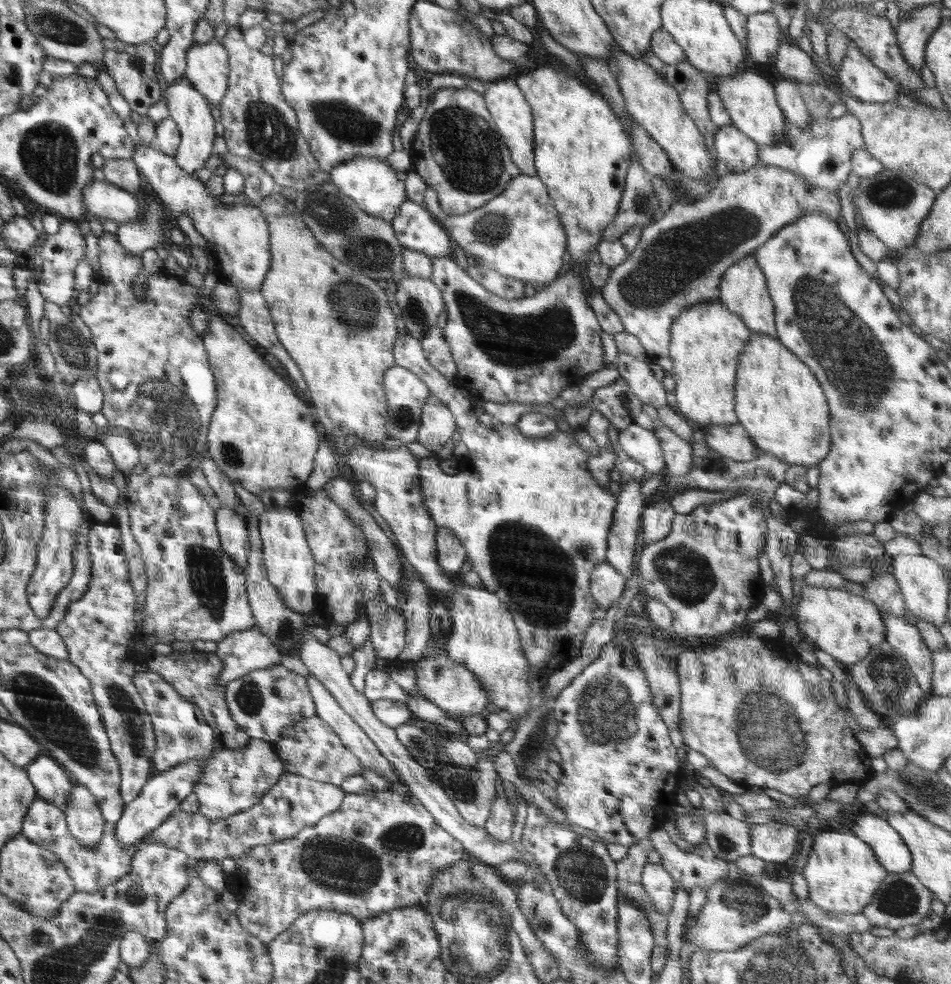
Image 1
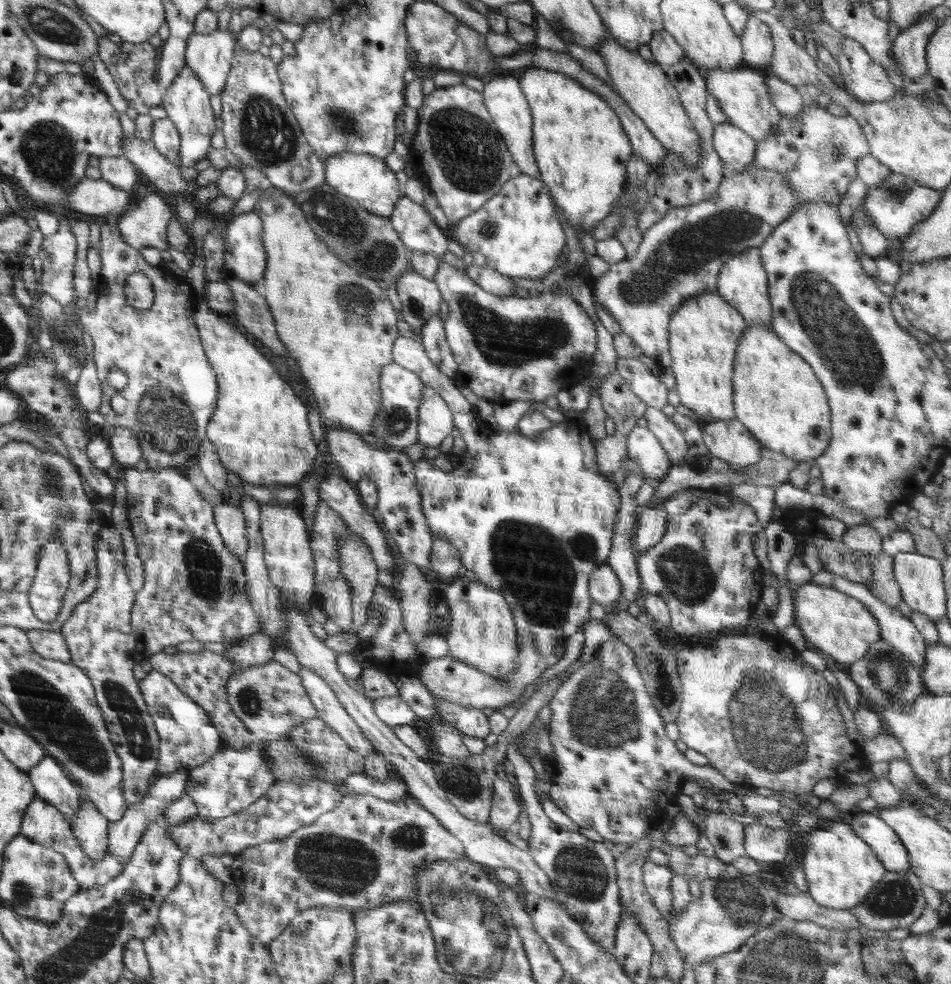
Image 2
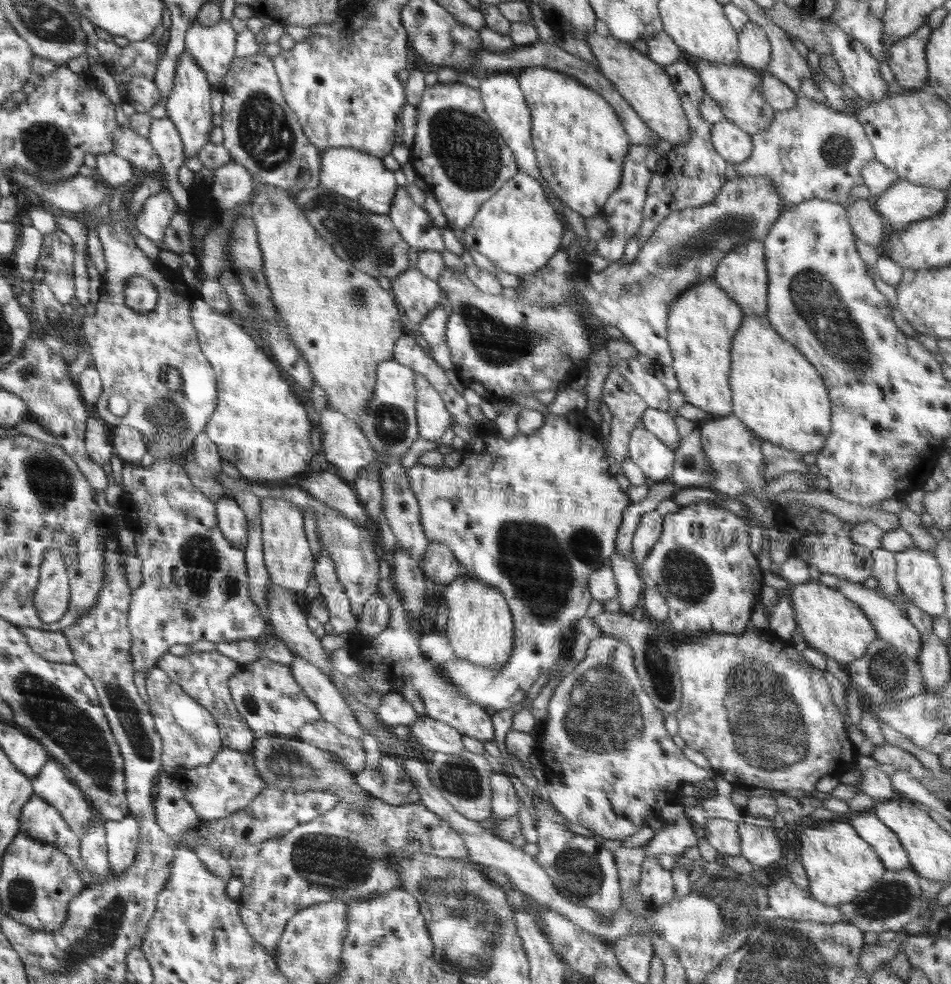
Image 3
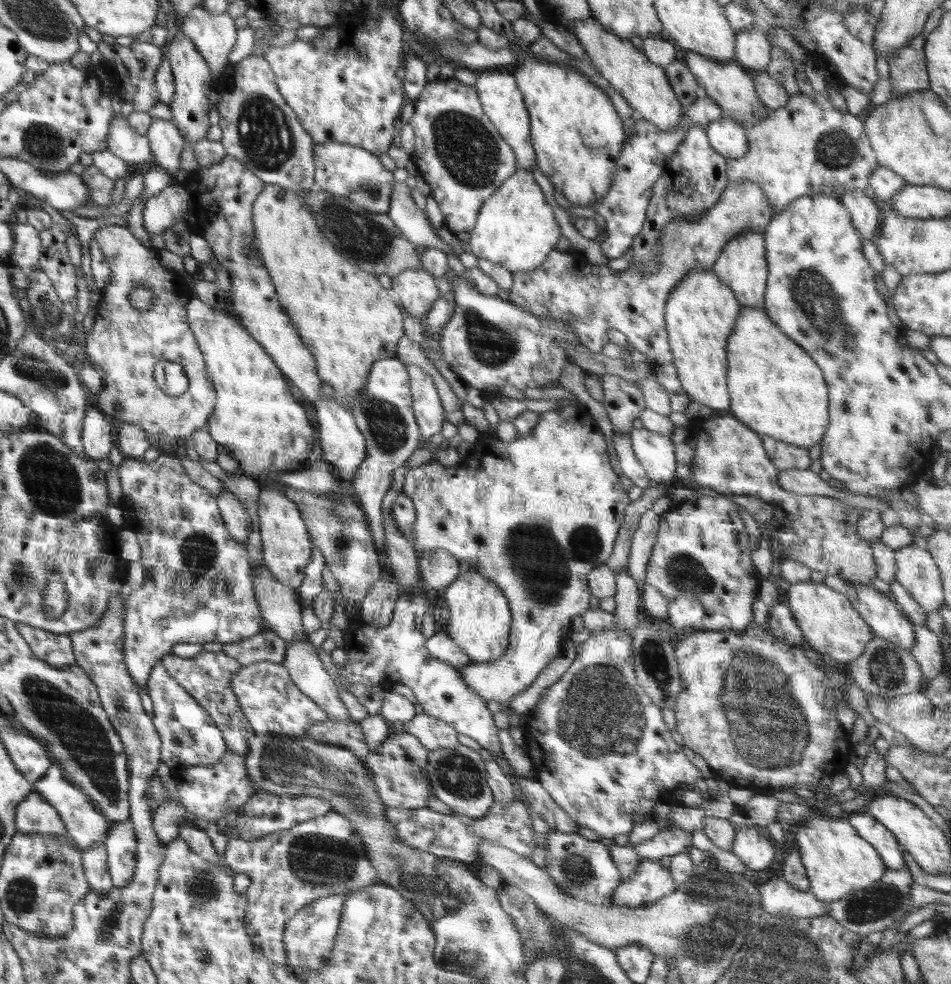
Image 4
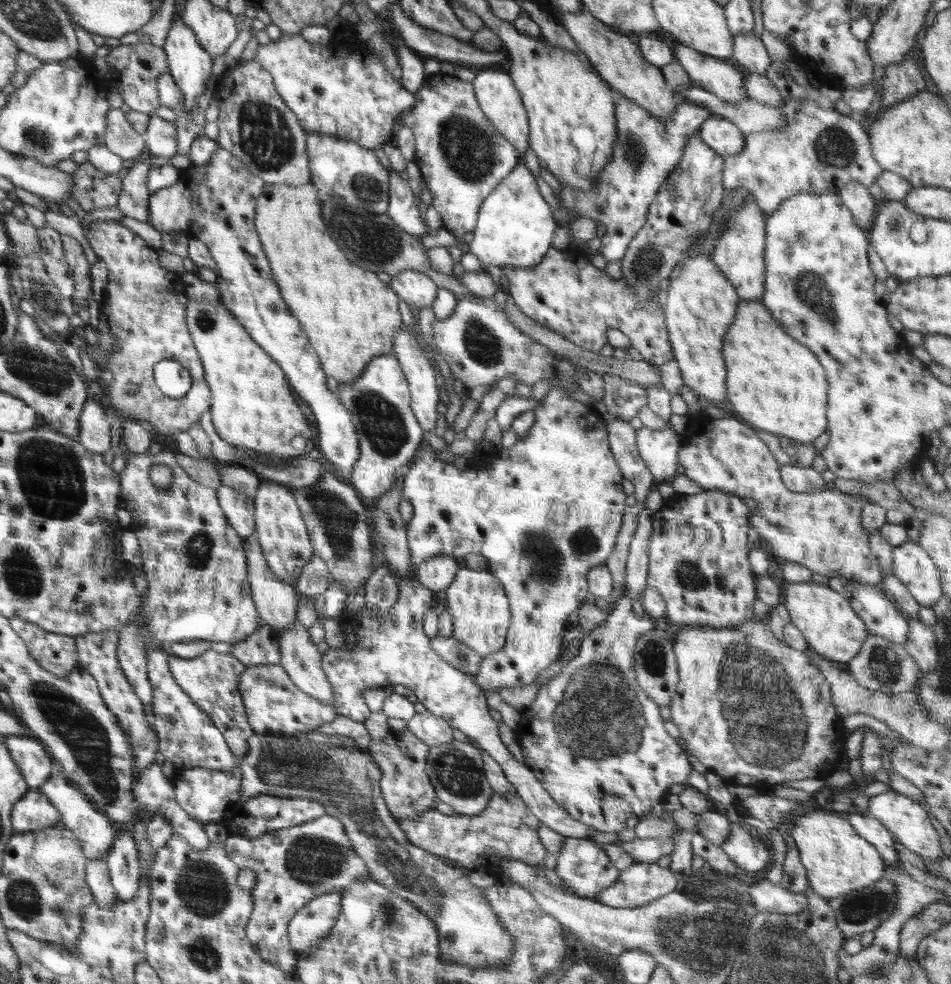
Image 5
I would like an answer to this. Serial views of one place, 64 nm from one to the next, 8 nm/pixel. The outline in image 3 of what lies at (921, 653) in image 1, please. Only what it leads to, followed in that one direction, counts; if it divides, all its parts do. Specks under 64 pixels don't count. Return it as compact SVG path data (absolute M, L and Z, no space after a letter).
M824 573L820 574L818 581L840 591L848 600L852 600L852 602L868 616L870 622L872 622L872 626L874 626L874 630L876 630L877 639L888 642L891 646L894 646L894 648L904 651L910 658L917 660L918 651L920 651L921 648L921 633L918 632L914 624L908 620L907 615L898 609L890 599L878 592L878 590L872 586L872 583L850 582L842 577Z

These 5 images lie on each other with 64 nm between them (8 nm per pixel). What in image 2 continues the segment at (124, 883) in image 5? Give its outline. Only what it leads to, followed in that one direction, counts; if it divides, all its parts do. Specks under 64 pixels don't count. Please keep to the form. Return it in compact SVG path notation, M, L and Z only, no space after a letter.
M177 770L176 772L162 773L162 776L157 778L153 784L150 784L149 792L146 792L145 800L140 804L130 804L126 808L122 819L117 821L109 821L107 830L107 848L109 852L115 856L116 861L124 867L134 853L136 846L145 834L150 823L162 822L166 807L176 801L178 797L186 794L186 781L190 779L190 771Z

